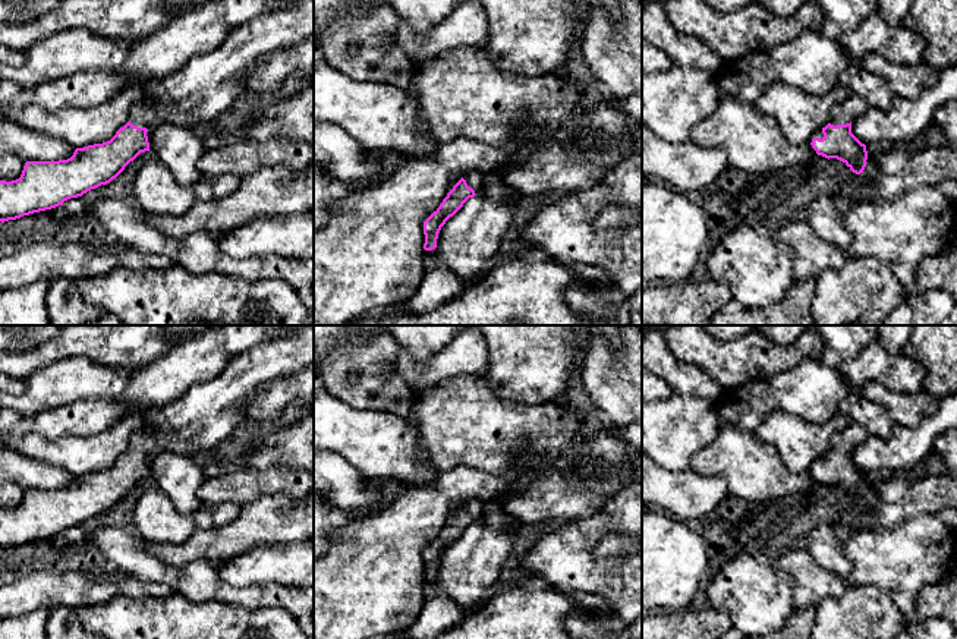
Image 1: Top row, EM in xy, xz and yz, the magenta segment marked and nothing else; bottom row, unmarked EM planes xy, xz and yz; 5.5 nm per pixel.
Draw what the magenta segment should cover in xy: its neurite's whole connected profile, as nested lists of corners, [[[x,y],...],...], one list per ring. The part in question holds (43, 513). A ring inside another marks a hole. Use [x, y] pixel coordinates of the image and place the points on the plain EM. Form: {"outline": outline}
{"outline": [[[296,325],[284,336],[234,355],[211,381],[196,384],[174,402],[142,413],[148,428],[132,435],[129,450],[110,469],[76,476],[67,488],[26,490],[19,507],[0,509],[0,550],[56,536],[70,526],[110,511],[141,481],[149,479],[147,465],[149,456],[171,451],[191,457],[199,450],[214,450],[246,419],[245,410],[254,393],[277,380],[296,375],[311,365],[314,365],[314,325]]]}

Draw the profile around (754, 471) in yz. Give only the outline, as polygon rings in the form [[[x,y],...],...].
[[[723,418],[717,440],[693,456],[692,469],[723,476],[730,494],[752,503],[808,494],[815,484],[810,472],[791,472],[777,447]]]

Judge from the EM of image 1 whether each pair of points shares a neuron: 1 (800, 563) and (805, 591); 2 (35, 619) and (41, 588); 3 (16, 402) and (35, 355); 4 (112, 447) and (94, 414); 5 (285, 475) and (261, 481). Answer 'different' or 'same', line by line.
1: same
2: different
3: different
4: different
5: same

